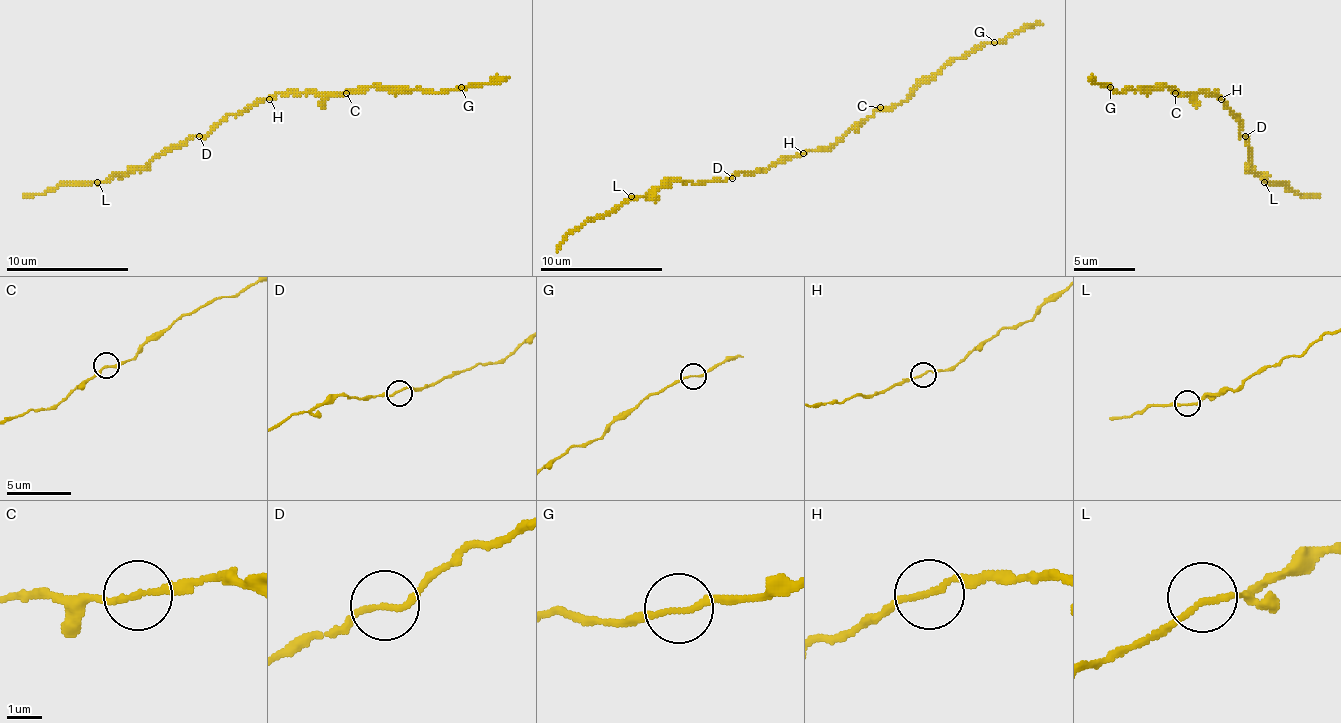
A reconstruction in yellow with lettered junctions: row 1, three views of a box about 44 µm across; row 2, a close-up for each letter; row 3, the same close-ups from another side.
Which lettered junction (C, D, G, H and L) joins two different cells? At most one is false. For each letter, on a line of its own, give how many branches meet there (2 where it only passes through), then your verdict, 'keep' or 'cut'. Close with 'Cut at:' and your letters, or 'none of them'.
C: branches 2; keep
D: branches 2; keep
G: branches 2; keep
H: branches 2; keep
L: branches 2; keep
Cut at: none of them

